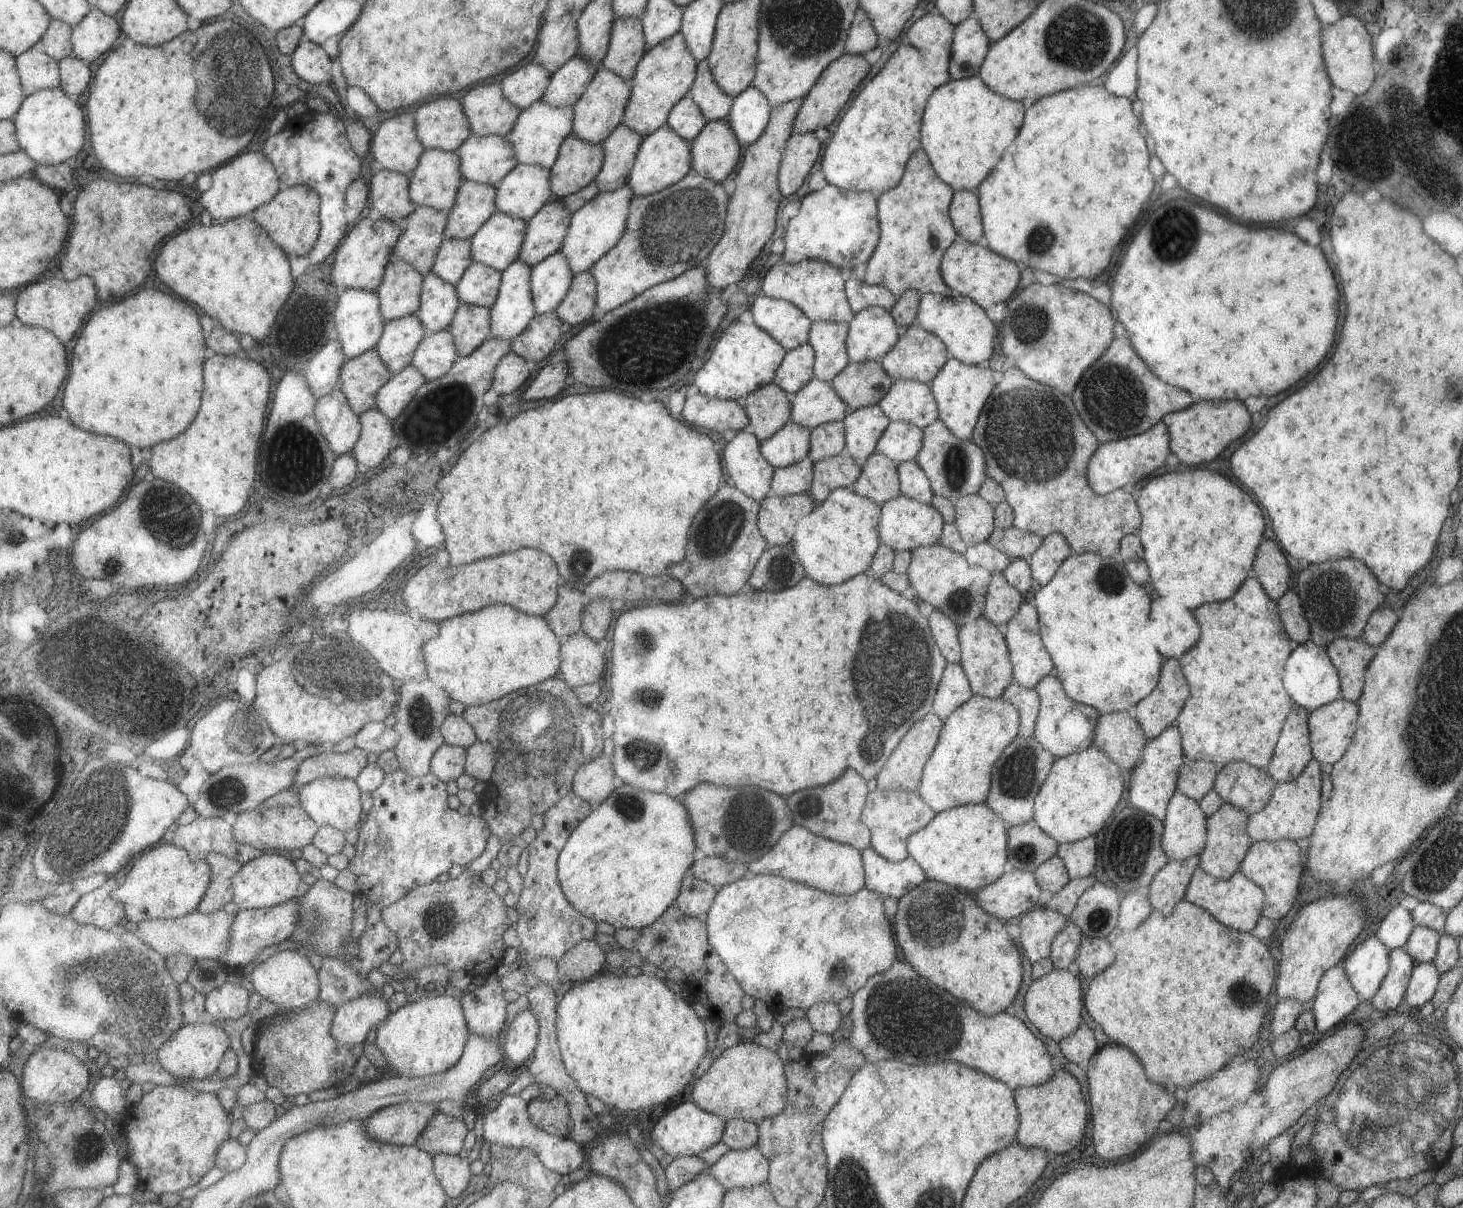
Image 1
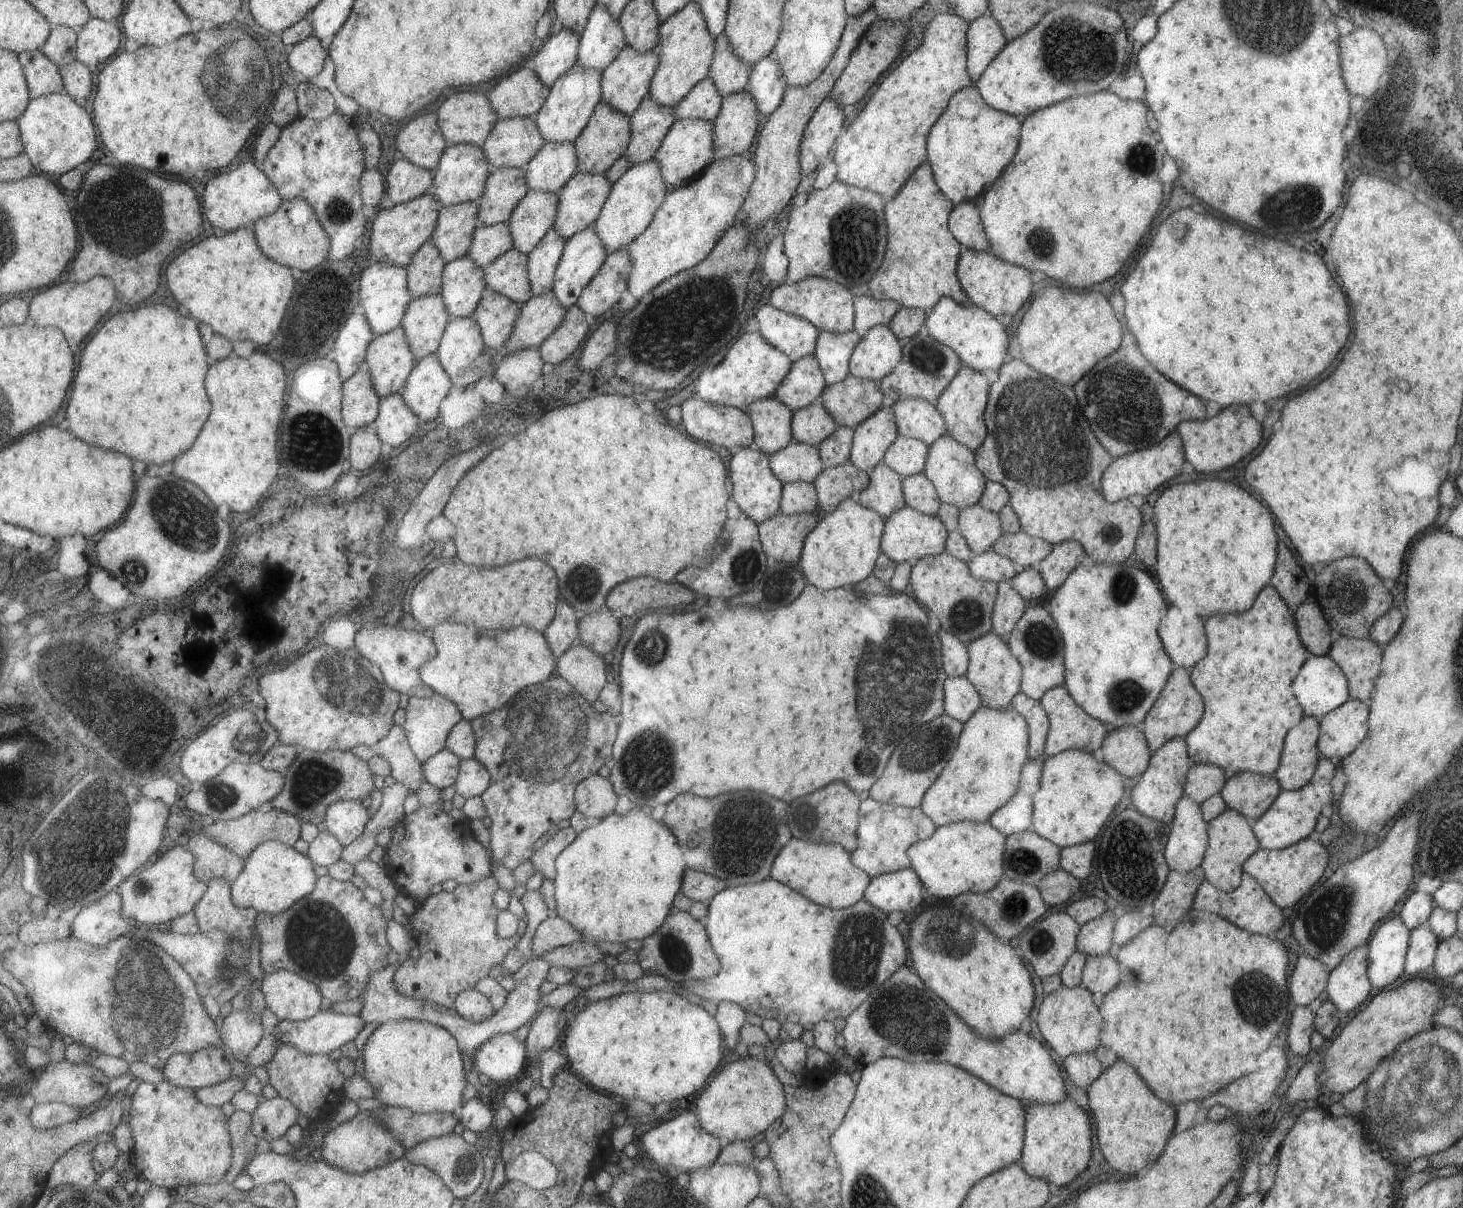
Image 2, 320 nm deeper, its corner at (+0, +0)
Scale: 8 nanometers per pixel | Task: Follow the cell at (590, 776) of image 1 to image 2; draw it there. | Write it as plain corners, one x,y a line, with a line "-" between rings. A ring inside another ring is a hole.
597,773
581,780
574,789
575,811
585,818
606,818
614,812
617,800
608,778

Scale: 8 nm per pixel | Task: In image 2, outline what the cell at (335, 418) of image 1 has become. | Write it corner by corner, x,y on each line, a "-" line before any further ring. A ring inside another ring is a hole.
368,367
344,382
344,420
351,430
375,425
380,416
381,402

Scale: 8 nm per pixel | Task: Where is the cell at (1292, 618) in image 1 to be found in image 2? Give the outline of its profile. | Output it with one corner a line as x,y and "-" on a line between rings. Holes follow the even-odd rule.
1299,604
1293,614
1297,634
1309,655
1328,655
1334,635
1319,605

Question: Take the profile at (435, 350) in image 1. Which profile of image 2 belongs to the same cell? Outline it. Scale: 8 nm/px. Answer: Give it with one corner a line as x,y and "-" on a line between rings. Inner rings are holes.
455,317
449,322
441,347
436,353
441,365
452,379
452,385
466,386
476,384
482,377
491,376
496,362
501,356
498,351
488,348
483,342
480,328
471,317

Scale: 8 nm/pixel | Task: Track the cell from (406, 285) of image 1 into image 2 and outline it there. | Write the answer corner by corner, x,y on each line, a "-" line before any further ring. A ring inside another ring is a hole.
428,241
408,267
411,295
417,298
442,294
447,264
439,248
432,241

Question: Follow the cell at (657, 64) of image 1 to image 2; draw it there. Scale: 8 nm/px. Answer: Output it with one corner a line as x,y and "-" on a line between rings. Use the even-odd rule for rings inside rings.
693,1
681,8
677,14
671,14
669,18
660,22
657,28
657,70
649,82
649,98
657,106
675,107
697,82
707,77
713,44
714,40
707,32
699,6
695,6

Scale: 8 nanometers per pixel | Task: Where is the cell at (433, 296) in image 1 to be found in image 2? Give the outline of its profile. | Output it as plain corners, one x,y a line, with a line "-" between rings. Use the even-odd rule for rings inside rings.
468,255
447,264
442,296
452,318
472,317
486,288
484,272

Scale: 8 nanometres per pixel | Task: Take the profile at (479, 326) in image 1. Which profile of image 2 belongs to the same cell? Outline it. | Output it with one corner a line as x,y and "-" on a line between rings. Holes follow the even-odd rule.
486,288
472,319
488,348
501,350
512,334
521,306
504,295

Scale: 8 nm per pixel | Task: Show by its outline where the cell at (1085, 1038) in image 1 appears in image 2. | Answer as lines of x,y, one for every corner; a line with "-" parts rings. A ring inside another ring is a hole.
1091,1052
1067,1056
1062,1059
1062,1064
1066,1082
1084,1089
1103,1072
1101,1064

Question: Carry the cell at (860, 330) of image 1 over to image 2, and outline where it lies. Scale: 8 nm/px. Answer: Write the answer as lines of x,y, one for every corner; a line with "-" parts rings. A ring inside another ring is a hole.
887,325
871,326
848,361
848,375
878,383
901,359
901,343

